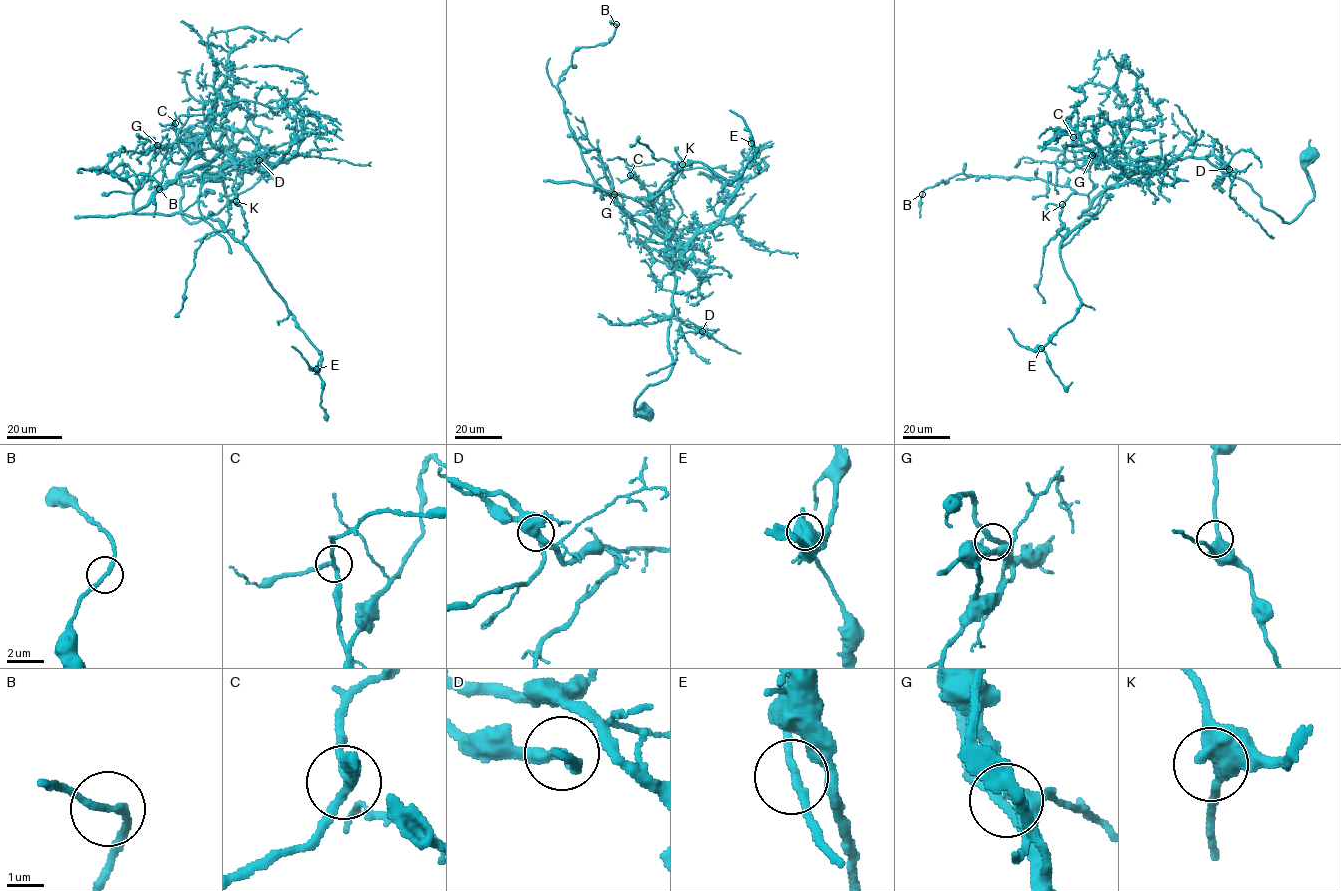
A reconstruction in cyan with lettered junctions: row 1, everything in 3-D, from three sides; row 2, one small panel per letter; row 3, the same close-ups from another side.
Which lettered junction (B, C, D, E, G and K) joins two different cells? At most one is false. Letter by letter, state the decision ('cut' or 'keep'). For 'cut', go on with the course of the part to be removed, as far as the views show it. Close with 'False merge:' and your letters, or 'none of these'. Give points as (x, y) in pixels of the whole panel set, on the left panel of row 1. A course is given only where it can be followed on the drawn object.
B: keep
C: keep
D: keep
E: keep
G: keep
K: keep
False merge: none of these

